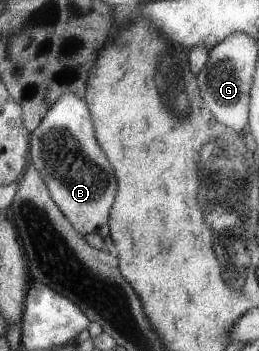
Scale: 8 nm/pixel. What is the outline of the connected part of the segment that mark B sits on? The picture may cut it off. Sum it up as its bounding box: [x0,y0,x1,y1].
[30,92,117,236]

